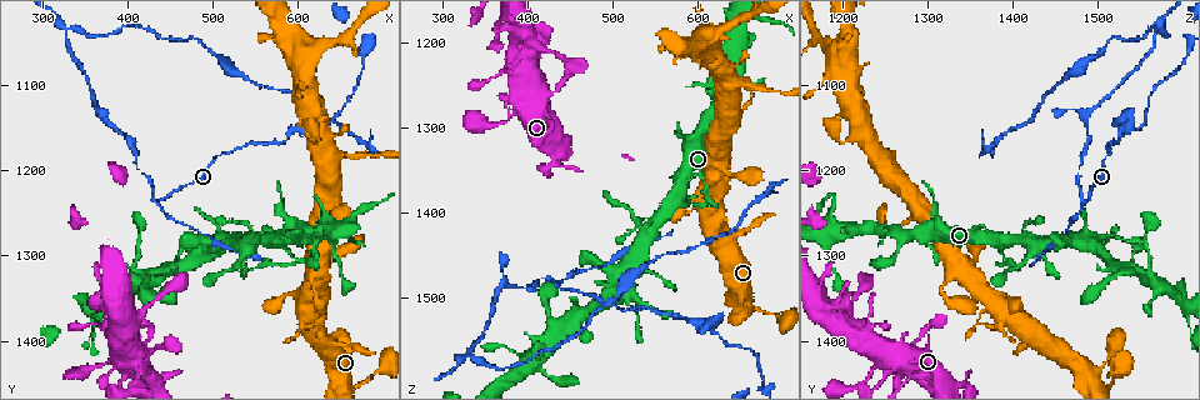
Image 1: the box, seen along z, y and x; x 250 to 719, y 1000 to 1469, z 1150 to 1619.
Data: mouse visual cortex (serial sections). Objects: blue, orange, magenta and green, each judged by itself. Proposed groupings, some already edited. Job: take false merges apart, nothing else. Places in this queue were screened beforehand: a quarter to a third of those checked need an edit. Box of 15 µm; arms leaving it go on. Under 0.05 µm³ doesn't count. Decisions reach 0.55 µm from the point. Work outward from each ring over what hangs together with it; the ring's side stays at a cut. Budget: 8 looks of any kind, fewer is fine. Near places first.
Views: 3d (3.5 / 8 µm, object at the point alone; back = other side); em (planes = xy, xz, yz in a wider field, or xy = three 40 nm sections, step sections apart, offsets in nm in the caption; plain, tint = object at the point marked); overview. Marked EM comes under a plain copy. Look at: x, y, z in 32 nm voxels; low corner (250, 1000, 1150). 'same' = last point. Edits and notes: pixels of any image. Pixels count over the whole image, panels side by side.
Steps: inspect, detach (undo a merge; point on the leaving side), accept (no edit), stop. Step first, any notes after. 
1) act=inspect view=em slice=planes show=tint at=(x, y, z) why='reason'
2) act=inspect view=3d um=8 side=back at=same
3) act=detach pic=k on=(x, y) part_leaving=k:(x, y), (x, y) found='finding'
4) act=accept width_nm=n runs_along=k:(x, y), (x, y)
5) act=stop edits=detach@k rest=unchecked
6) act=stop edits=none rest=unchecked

act=inspect view=3d um=3.5 at=(440, 1235, 1490) why='a fork'

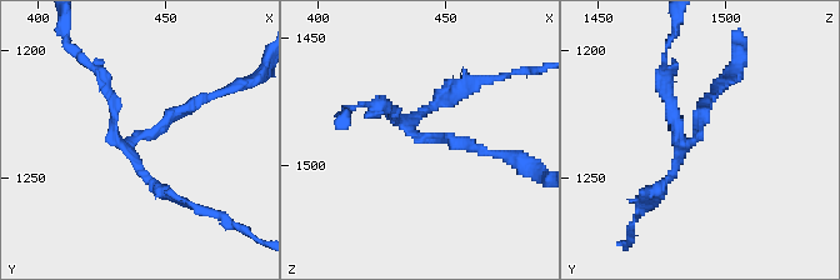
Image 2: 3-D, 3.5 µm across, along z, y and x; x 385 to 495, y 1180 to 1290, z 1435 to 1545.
act=inspect view=em slice=planes show=tint at=(436, 1237, 1486) arms=3 arm_widths_nm=150,150,150 why='shape alone is not enough'

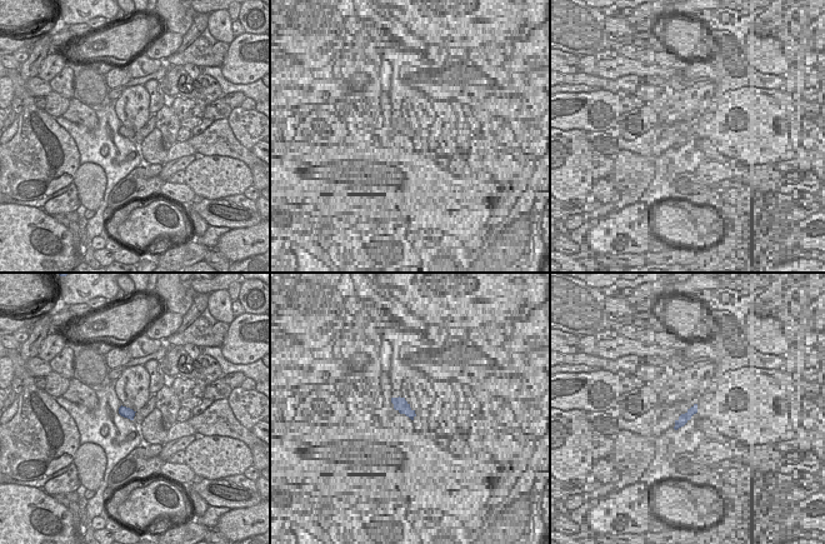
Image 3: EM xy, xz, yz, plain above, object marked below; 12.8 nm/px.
act=accept runs_along=2:(480, 148), (419, 138), (384, 106) found='all the same cell'

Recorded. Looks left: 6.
act=inspect view=3d um=3.5 at=(520, 1275, 1505) why='calibre changes'

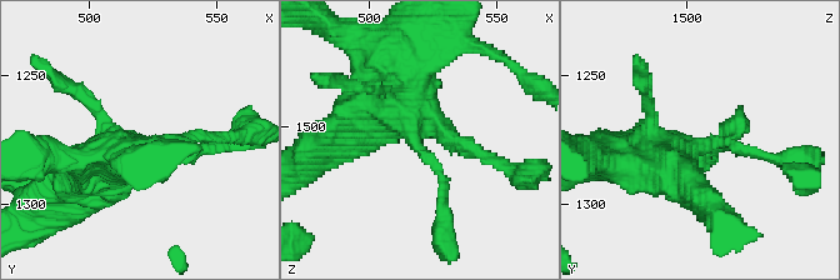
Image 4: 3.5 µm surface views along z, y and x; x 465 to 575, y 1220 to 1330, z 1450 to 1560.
act=inspect view=em slice=xy step=1 show=tint at=(517, 1279, 1508) why='now the EM'

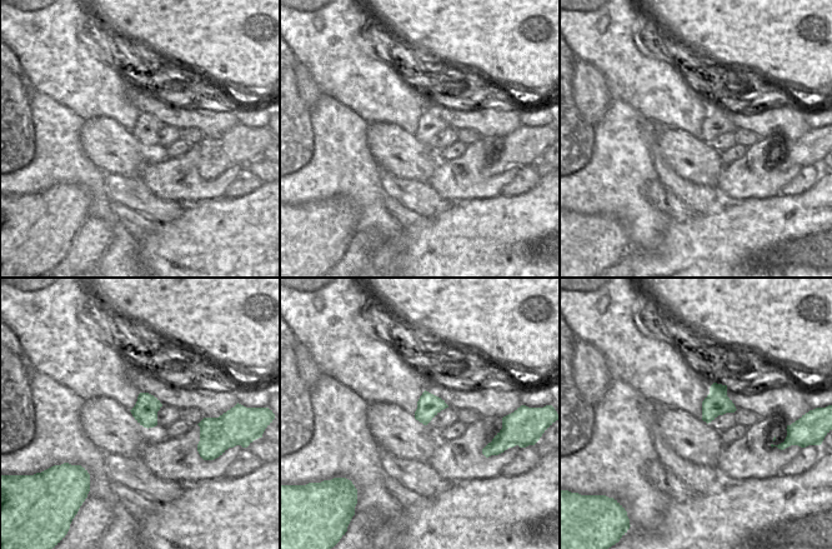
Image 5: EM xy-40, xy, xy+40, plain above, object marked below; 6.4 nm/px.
act=accept runs_along=4:(403, 70), (390, 90), (440, 173), (440, 211) found='all the same cell'

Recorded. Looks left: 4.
act=inspect view=3d um=3.5 side=back at=(370, 1140, 1485) why='branch point'

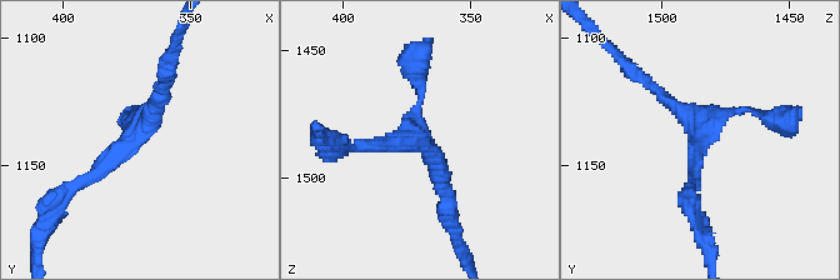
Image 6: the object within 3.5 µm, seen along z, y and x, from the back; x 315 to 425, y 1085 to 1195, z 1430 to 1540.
act=inspect view=em slice=xy step=2 show=tint at=(370, 1137, 1486) why='shape alone is not enough'

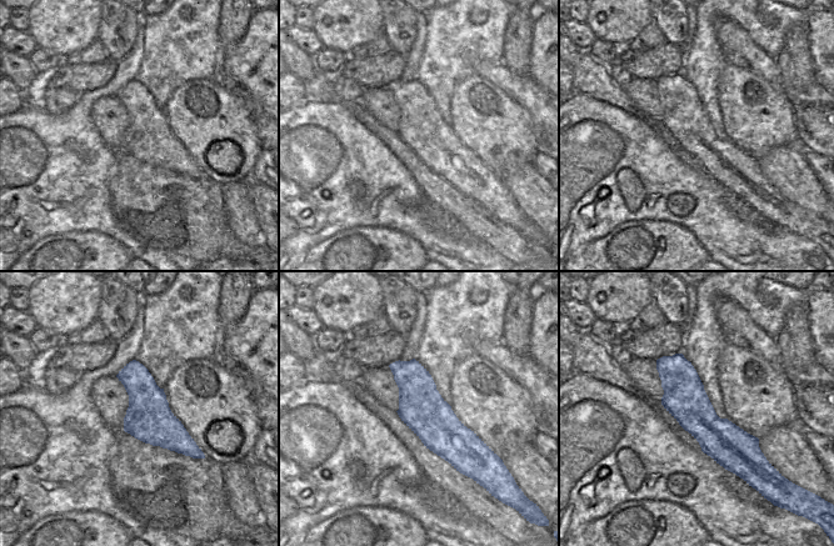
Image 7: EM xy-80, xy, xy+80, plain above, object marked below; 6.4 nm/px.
act=accept found='one cell here'

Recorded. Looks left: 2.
act=inspect view=3d um=3.5 at=(330, 1040, 1565) why='branch point'

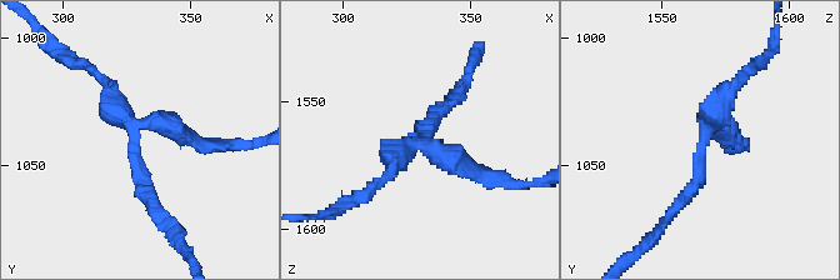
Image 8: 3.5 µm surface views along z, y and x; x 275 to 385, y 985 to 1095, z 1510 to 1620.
act=inspect view=em slice=xy step=5 show=tint at=(327, 1037, 1566) arms=3 arm_widths_nm=200,200,250 why='need the tissue'

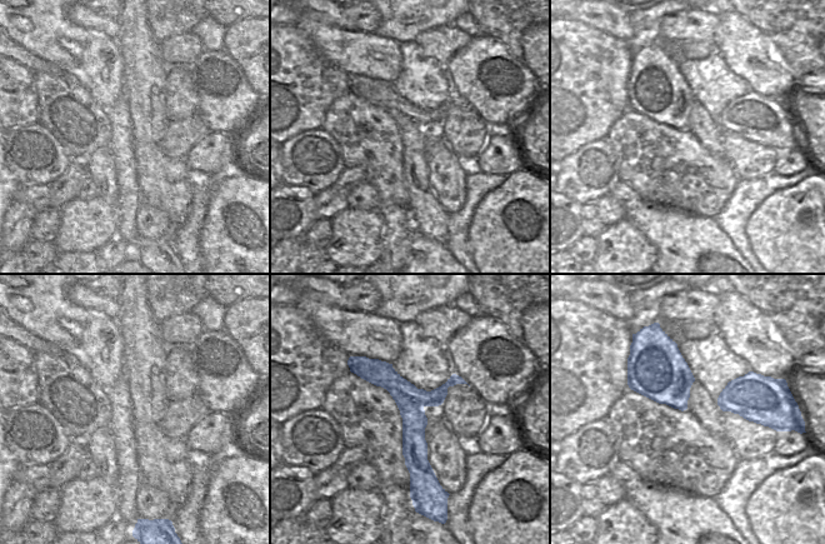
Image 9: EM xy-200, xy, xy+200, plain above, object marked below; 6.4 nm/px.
act=detach pic=8 on=(458, 163) part_leaving=8:(420, 144), (509, 186), (531, 183) found='two cells meet here'

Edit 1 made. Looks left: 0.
act=stop edits=detach@8 rest=unchecked

